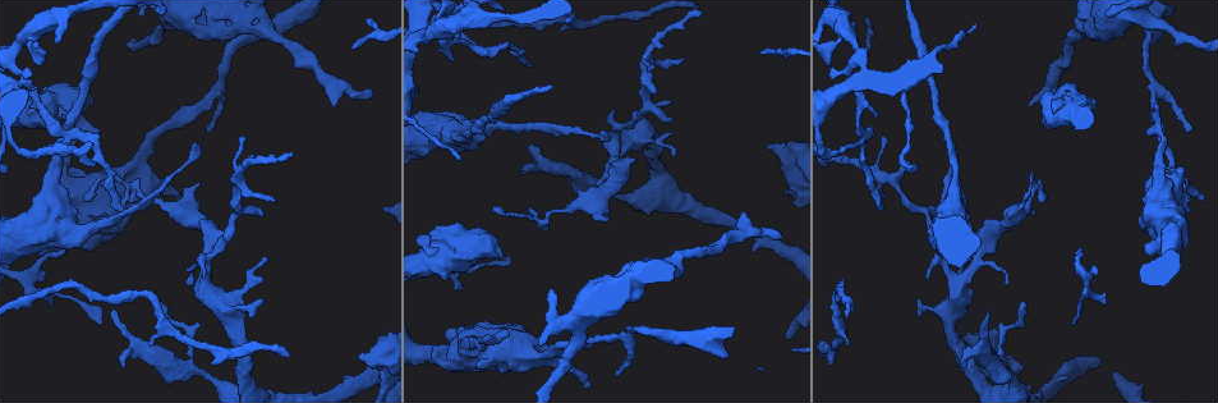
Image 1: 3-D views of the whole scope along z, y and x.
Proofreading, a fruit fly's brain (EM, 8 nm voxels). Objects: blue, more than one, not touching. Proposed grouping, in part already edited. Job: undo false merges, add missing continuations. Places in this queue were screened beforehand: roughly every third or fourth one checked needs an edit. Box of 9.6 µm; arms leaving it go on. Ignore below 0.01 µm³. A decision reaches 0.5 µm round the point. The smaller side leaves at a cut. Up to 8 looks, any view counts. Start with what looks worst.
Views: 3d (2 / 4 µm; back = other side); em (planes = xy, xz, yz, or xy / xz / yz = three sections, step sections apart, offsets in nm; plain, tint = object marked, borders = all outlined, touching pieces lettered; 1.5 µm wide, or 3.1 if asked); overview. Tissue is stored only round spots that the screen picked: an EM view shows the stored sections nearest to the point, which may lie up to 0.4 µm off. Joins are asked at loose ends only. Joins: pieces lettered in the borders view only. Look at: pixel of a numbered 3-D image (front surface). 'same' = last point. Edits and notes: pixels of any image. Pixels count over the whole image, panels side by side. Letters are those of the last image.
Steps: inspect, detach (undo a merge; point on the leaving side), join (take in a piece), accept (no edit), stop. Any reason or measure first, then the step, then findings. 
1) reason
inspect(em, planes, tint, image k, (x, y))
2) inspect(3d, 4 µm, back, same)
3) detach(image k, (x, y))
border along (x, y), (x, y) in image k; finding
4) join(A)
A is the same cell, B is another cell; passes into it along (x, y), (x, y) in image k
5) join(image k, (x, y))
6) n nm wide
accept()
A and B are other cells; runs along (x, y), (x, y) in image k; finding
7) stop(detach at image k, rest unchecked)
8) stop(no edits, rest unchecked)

inspect(em, planes, borders, image 1, (359, 358))

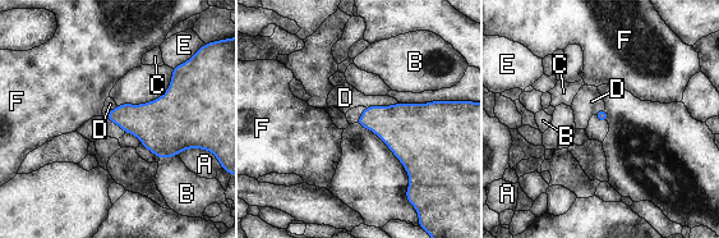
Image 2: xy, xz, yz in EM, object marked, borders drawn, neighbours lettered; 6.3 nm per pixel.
join(D)
D is the same cell, A, B, C, E and F are other cells; passes into it along (413, 132), (382, 106), (345, 97) in image 2; it goes on there

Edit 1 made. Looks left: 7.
redraw
inspect(overview)

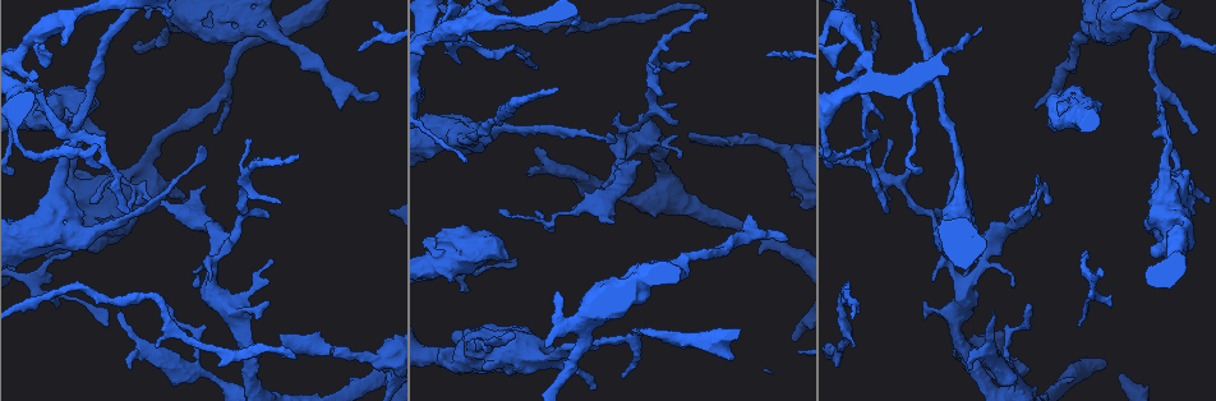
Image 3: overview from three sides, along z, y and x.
an open end
inspect(3d, 4 µm, image 3, (199, 284))

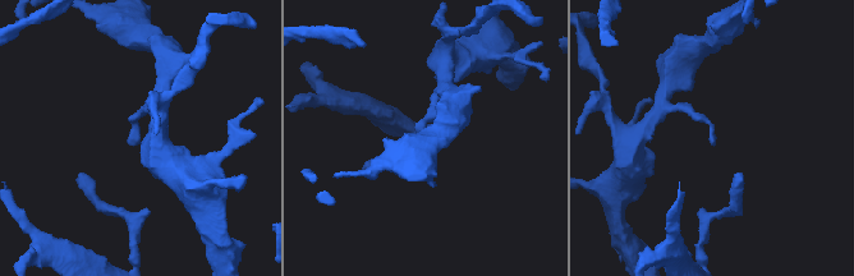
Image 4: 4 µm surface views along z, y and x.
now the EM
inspect(em, 3.1 µm, xz, step 8, borders, image 4, (133, 145))

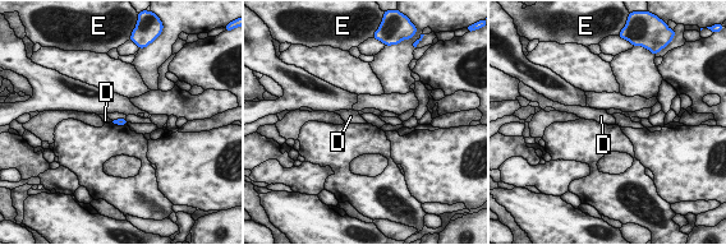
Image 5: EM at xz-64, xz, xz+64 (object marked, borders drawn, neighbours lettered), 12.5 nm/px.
inspect(em, 3.1 µm, planes, borders, same)

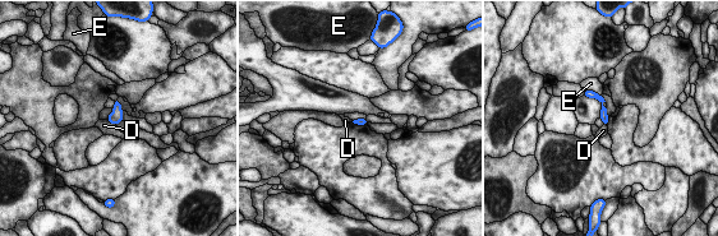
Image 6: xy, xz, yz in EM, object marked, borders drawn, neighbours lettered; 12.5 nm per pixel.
accept()
D and E are other cells; runs along (585, 92), (602, 101), (604, 123) in image 6; none of them fits

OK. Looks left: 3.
inspect(em, planes, borders, image 3, (157, 347))

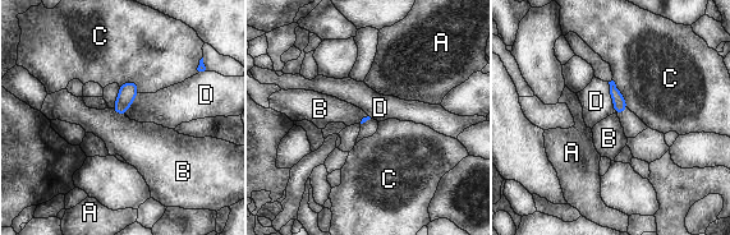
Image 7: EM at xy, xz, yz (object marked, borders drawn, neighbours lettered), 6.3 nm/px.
accept()
A, B, C and D are other cells; border along (111, 109), (124, 115) in image 7; none of them fits

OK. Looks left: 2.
stop(join at image 2, rest unchecked)

